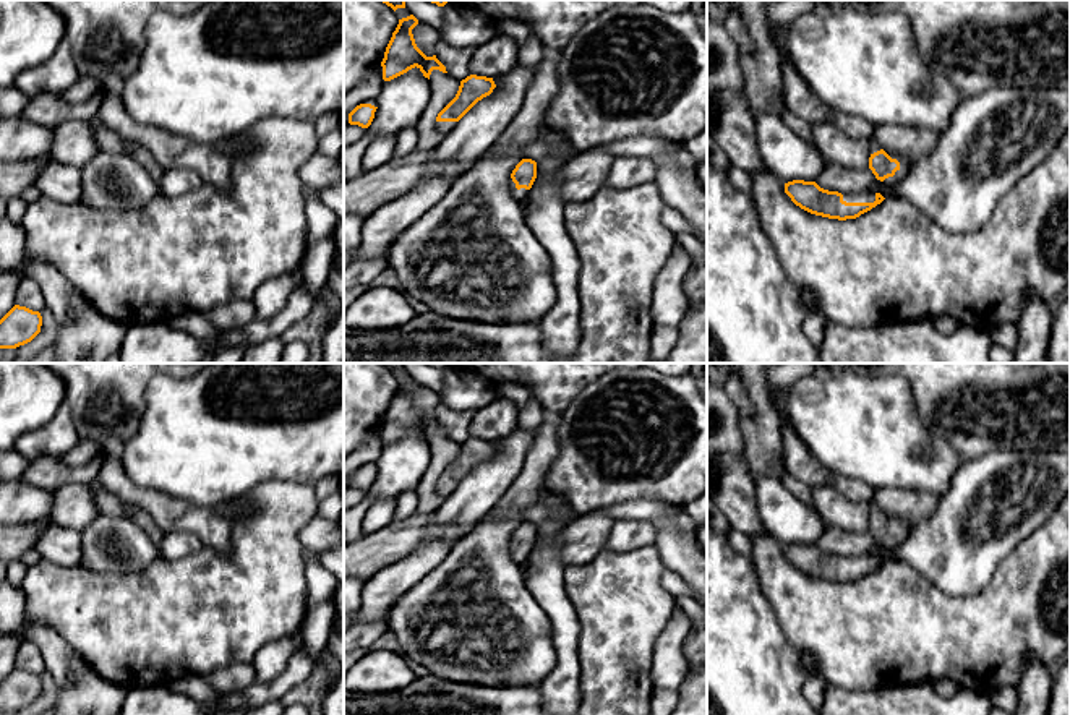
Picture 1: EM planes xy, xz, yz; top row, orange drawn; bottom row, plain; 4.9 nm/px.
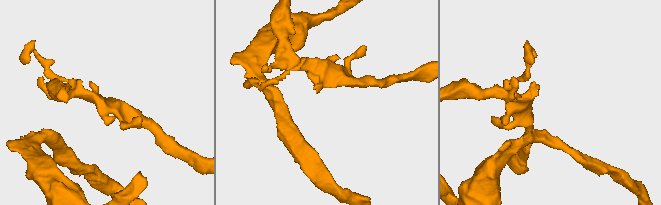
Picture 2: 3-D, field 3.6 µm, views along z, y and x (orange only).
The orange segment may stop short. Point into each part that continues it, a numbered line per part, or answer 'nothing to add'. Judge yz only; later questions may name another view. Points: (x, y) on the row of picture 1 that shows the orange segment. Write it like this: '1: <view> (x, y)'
1: yz (869, 195)

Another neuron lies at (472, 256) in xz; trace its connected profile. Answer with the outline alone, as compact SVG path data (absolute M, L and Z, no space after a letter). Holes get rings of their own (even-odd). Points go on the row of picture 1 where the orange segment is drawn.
M559 54L545 55L530 83L524 104L491 149L415 224L404 230L387 248L387 268L392 269L407 297L428 306L428 311L475 323L533 323L556 303L553 261L525 219L524 201L509 190L511 173L524 159L522 149L546 126L548 105L558 92Z

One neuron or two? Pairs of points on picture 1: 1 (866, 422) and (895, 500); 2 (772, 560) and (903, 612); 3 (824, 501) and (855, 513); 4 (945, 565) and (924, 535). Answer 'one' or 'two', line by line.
1: two
2: one
3: one
4: one

